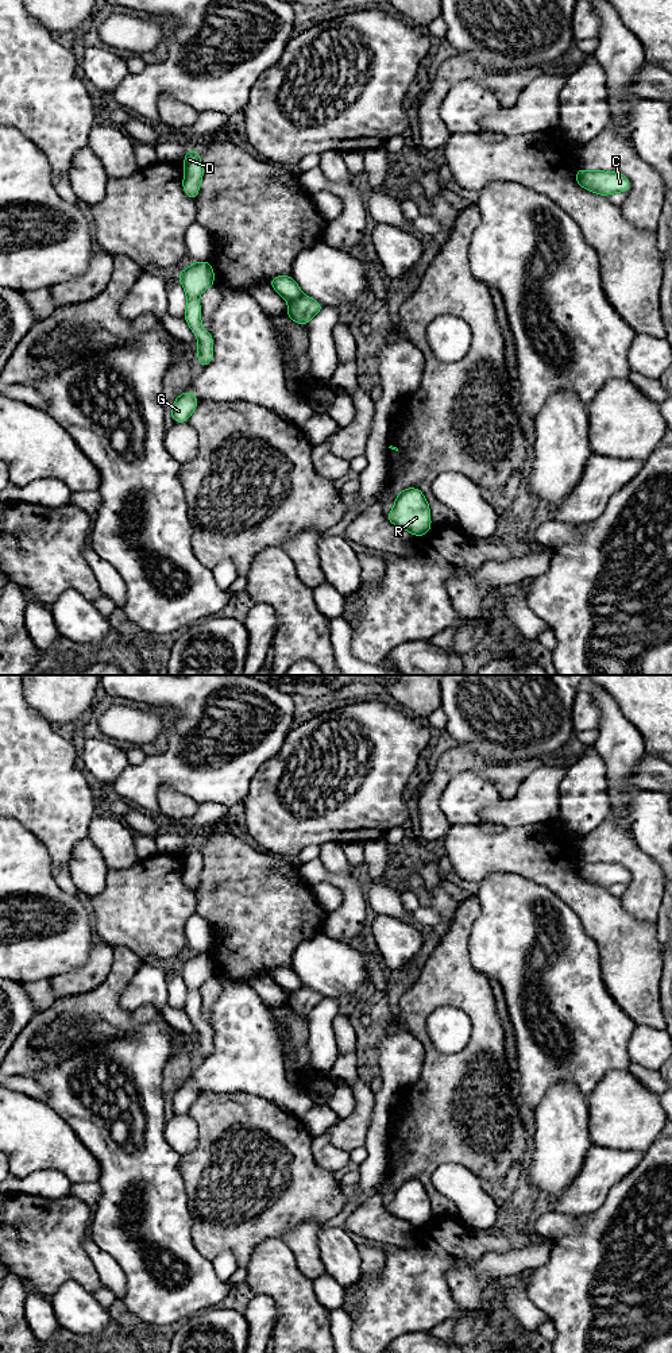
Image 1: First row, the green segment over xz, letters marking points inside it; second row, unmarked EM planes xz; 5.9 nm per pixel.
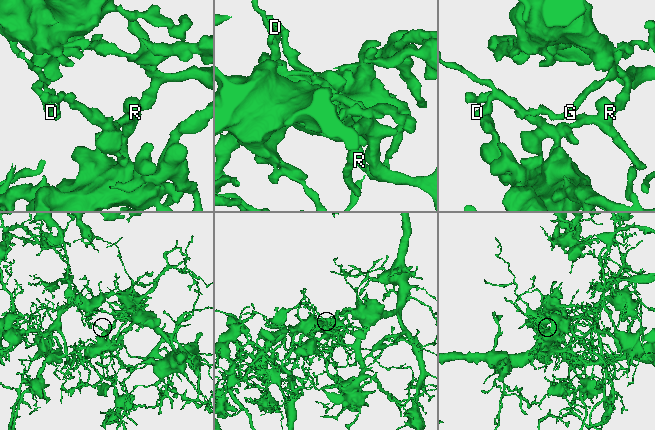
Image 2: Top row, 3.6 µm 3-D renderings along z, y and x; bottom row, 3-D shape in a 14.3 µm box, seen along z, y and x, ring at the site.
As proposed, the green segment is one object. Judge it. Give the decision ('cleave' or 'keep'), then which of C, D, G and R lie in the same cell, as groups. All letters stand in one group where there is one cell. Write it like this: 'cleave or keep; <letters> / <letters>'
cleave; C R / D G

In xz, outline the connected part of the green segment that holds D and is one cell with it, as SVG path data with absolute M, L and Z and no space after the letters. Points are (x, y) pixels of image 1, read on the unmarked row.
M192 840L184 848L185 861L182 879L185 886L196 891L200 882L200 875L204 867L204 859L198 843Z

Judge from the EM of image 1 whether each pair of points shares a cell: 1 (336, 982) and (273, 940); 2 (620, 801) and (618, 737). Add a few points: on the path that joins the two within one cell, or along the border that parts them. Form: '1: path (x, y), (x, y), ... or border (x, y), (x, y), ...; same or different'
1: border (319, 933), (305, 939), (293, 951), (290, 966); different
2: path (618, 785), (618, 754); same

